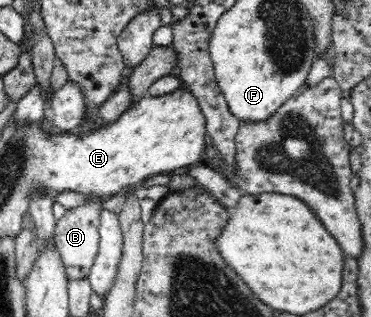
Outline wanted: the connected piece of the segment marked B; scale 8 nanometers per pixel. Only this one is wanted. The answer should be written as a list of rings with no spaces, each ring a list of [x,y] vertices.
[[[90,195],[90,203],[67,210],[55,225],[53,245],[60,256],[68,283],[87,279],[92,271],[94,259],[99,251],[99,211],[103,208],[102,205],[98,197]]]

